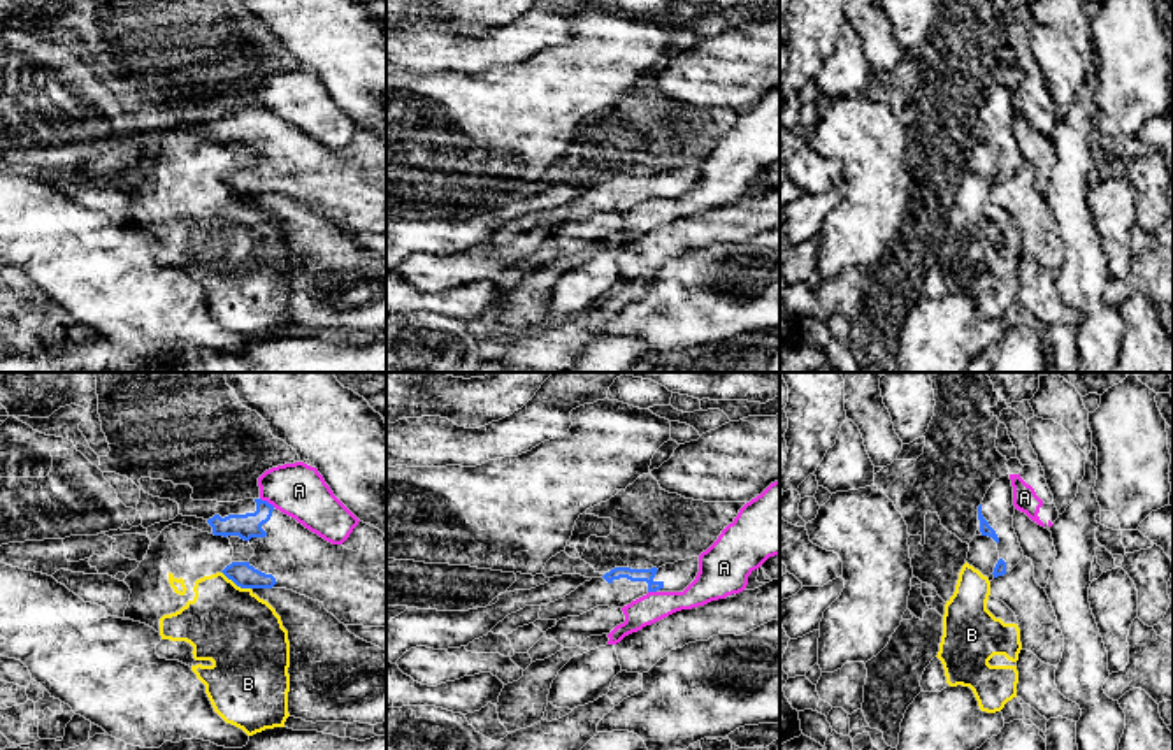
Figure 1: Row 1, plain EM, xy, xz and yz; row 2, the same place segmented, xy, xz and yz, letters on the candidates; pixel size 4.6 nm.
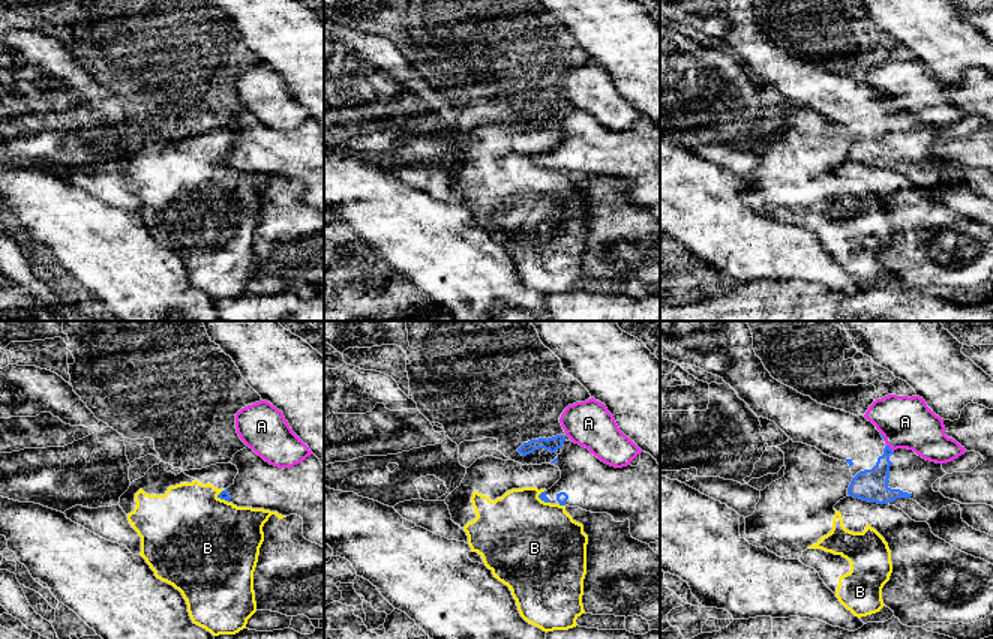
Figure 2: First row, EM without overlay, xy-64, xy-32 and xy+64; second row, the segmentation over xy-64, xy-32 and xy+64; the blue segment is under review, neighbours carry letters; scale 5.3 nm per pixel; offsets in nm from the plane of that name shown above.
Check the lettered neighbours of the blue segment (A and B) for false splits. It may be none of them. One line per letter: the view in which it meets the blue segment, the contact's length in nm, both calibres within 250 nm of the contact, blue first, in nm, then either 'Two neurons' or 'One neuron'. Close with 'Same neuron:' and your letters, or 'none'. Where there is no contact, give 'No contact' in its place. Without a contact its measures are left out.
A: Touches blue in xy. Shared border 80 nm. Thickness 120 nm (blue) against 240 nm. Two neurons
B: Touches blue in xy. Shared border 160 nm. Thickness 110 nm (blue) against 380 nm. Two neurons
Same neuron: none

